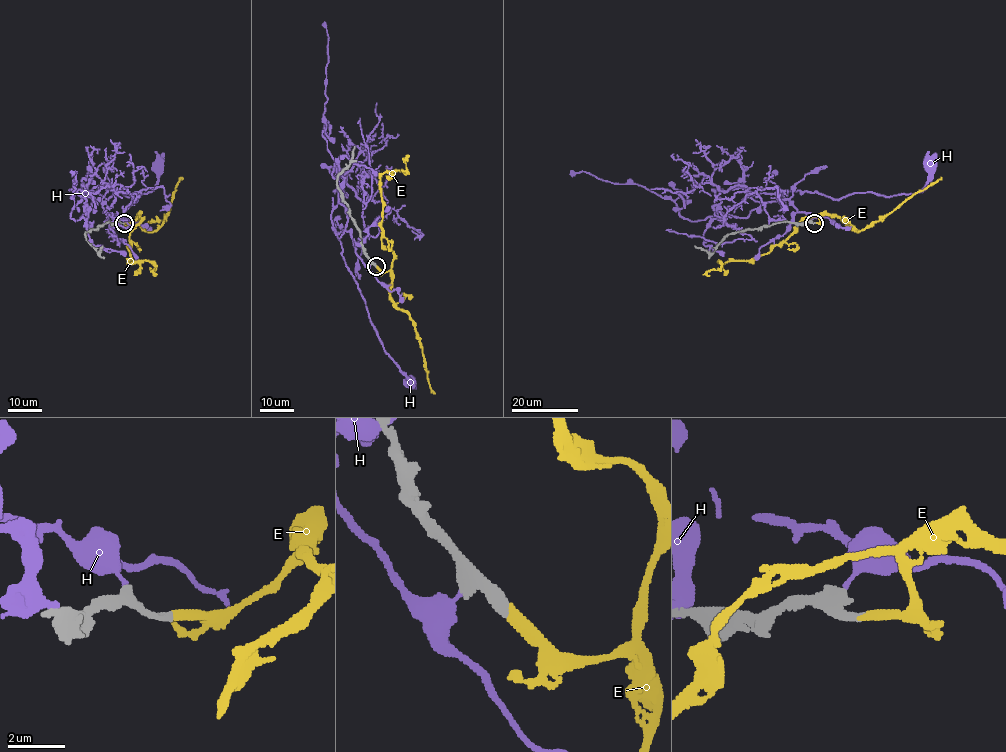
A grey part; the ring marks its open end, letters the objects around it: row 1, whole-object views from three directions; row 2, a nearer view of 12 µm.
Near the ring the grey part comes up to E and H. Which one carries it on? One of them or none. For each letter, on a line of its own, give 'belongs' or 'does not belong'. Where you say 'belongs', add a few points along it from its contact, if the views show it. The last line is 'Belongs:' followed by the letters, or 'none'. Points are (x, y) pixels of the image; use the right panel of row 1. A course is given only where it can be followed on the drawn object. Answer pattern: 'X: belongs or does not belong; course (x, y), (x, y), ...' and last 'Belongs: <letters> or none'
E: belongs; course (814, 223), (819, 222), (816, 215), (802, 218), (768, 252), (749, 260), (718, 260), (717, 270), (703, 274)
H: does not belong
Belongs: E

